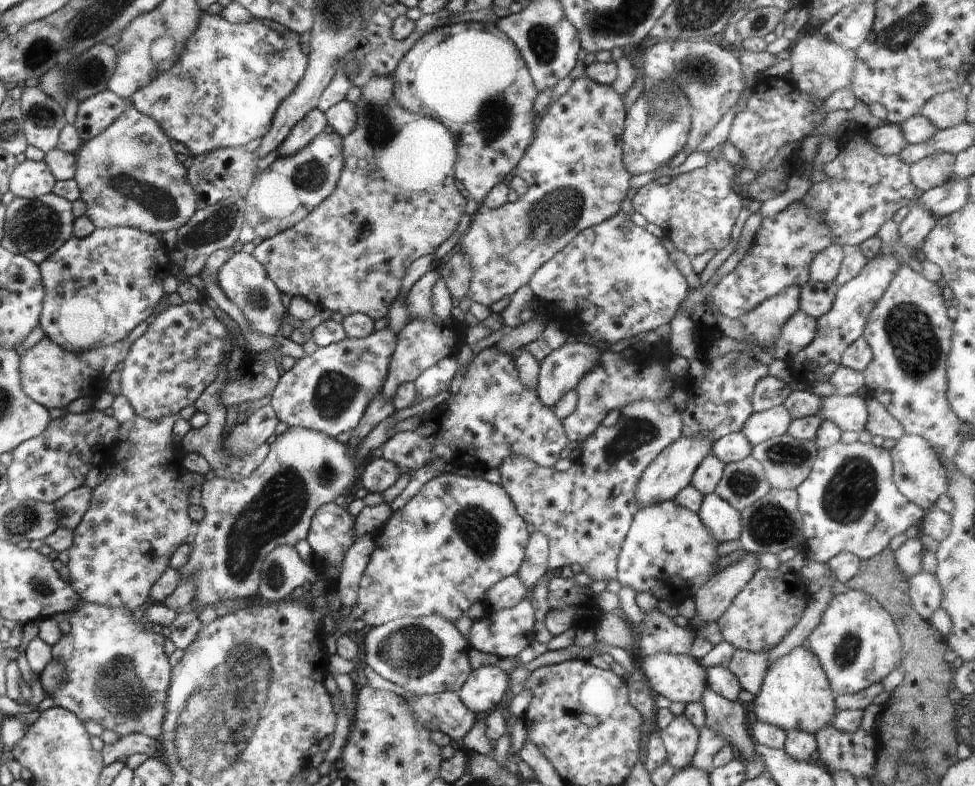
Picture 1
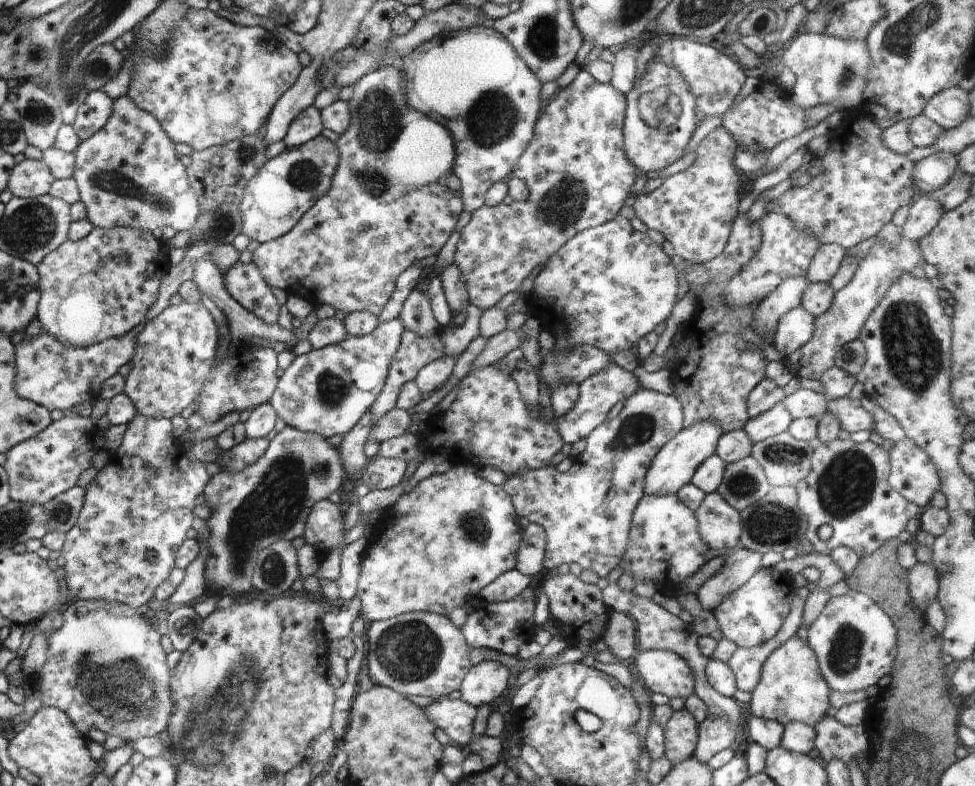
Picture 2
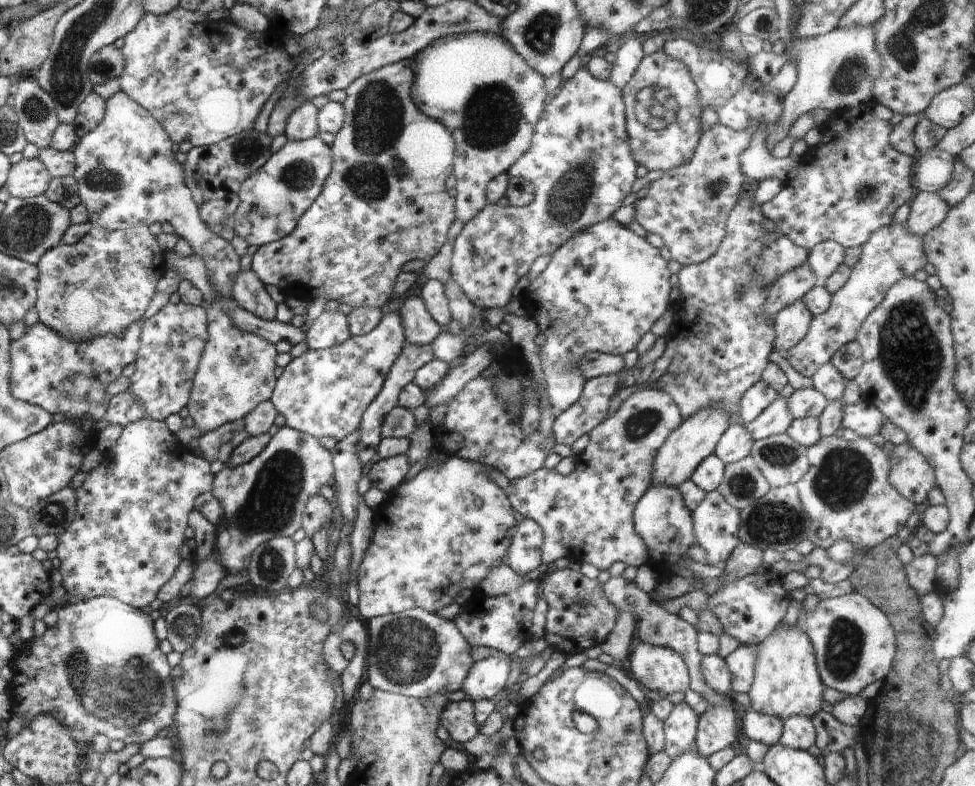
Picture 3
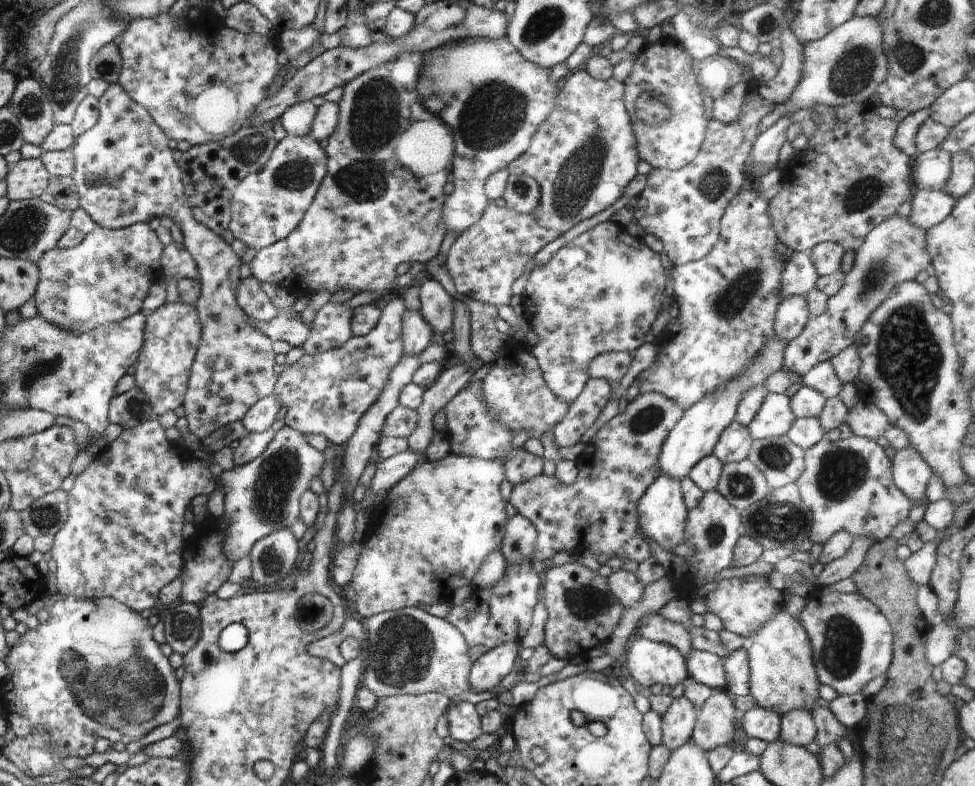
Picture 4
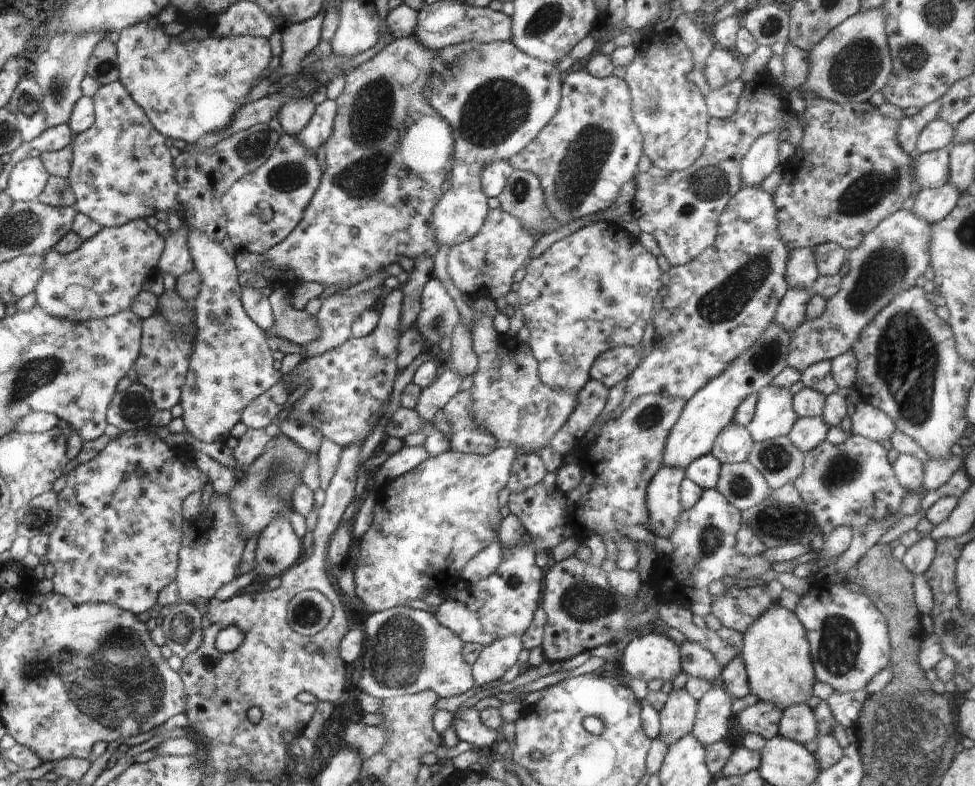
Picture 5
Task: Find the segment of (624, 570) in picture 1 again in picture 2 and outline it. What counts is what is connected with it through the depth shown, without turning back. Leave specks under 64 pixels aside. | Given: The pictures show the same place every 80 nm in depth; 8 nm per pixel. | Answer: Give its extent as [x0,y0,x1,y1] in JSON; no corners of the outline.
[619,494,709,596]

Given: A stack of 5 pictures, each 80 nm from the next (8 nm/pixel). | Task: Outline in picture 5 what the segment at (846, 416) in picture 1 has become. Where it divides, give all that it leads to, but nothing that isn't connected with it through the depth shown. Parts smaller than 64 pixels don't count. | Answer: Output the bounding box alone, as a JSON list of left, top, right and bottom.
[850,402,896,442]

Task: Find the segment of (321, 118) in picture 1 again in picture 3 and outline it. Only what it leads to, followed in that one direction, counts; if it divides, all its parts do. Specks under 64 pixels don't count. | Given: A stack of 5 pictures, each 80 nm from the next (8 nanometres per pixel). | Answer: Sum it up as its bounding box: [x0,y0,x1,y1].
[285,101,319,141]

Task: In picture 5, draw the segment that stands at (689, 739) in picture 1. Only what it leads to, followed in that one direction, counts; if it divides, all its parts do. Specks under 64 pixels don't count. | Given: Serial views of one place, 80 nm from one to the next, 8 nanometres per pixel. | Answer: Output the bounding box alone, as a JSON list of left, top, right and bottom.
[659,689,697,746]

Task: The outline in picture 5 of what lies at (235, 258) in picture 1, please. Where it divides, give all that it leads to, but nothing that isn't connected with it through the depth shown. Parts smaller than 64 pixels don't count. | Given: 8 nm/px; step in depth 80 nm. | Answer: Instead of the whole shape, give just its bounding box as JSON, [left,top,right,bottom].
[241,284,274,334]

